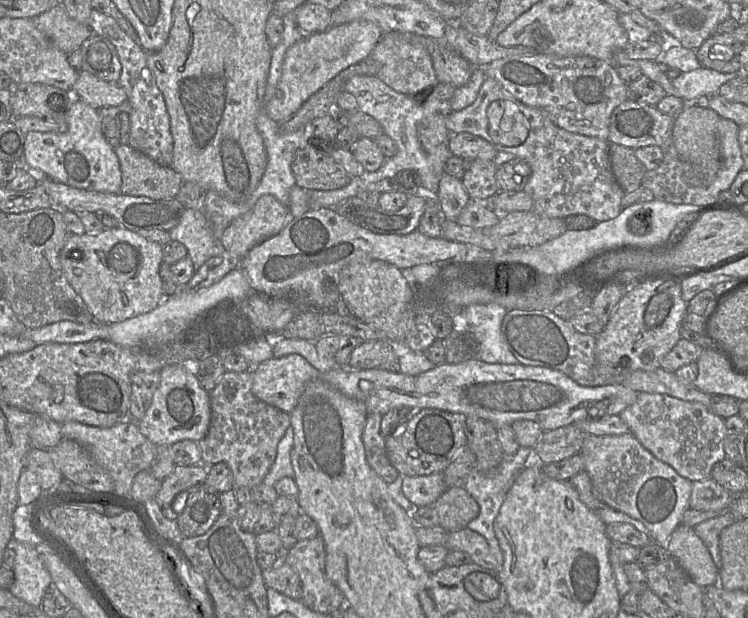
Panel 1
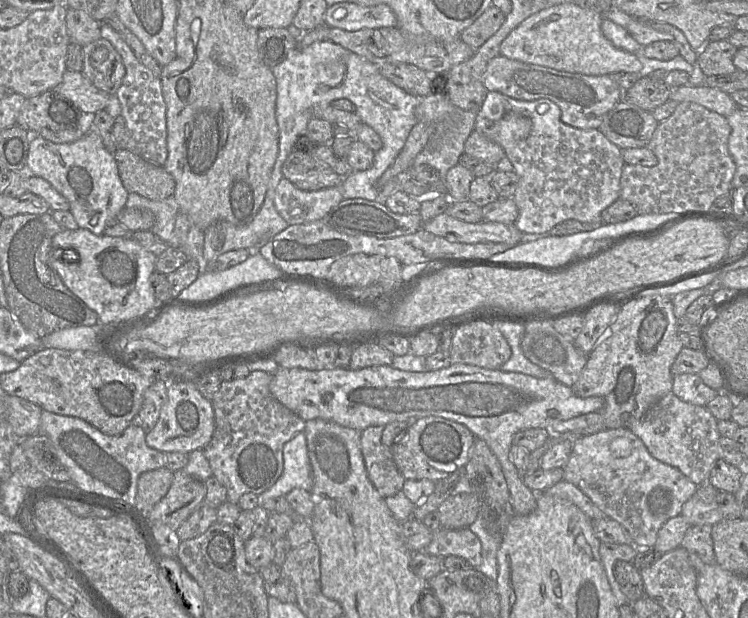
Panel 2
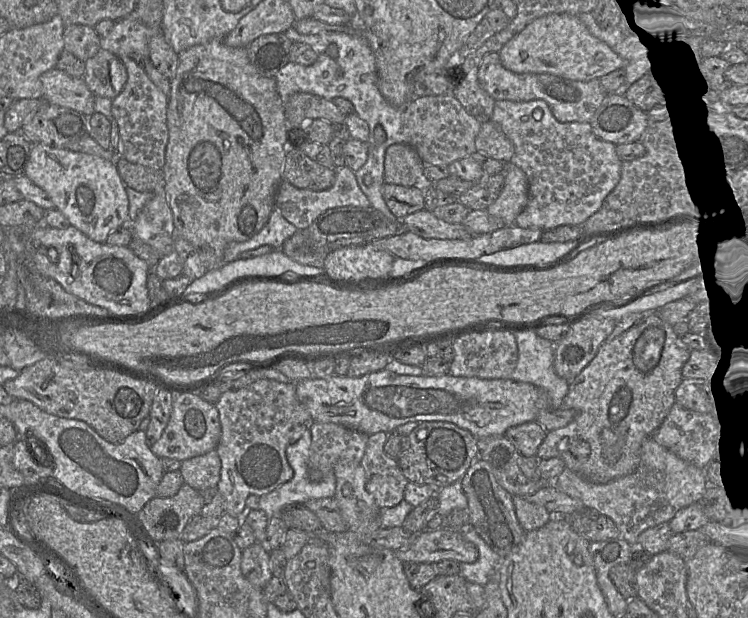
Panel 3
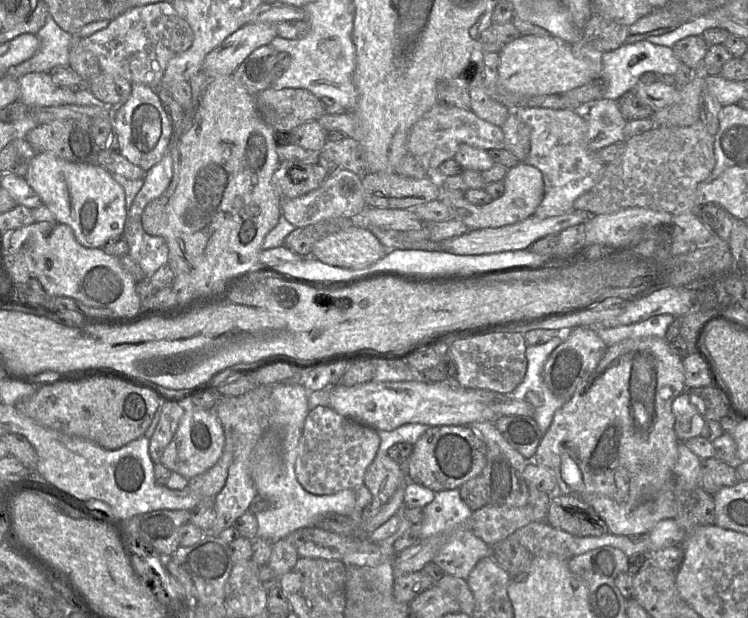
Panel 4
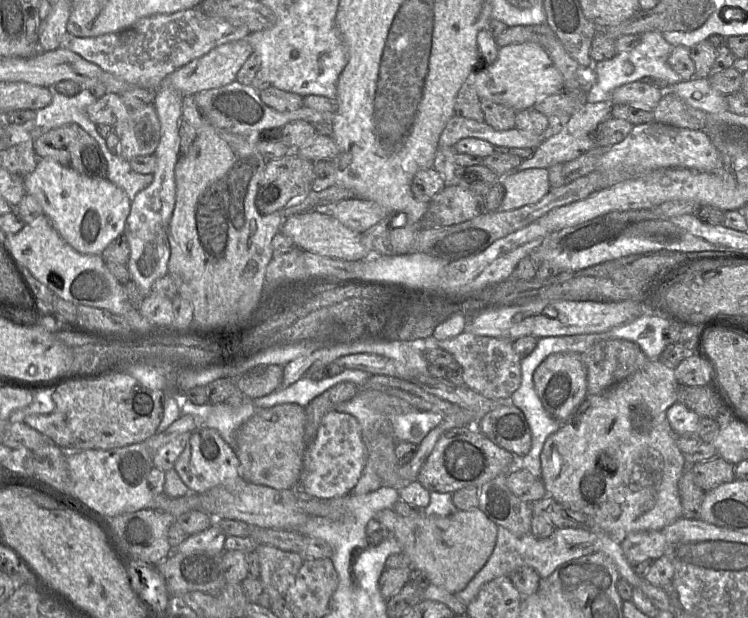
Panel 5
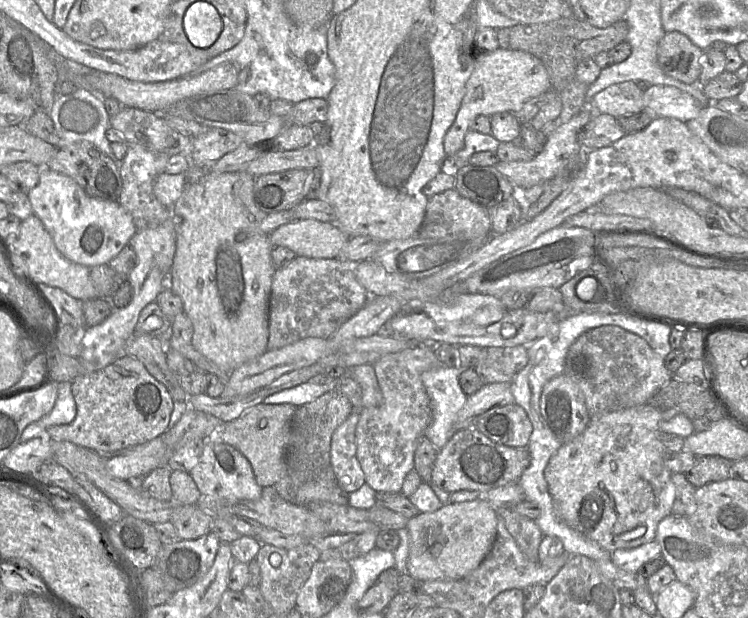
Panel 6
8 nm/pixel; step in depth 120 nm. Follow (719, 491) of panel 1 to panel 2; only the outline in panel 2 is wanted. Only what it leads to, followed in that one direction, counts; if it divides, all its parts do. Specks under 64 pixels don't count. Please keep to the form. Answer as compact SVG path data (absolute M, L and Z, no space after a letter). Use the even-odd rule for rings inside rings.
M710 483L697 485L695 493L682 506L680 515L691 525L714 525L723 520L717 496L718 490Z

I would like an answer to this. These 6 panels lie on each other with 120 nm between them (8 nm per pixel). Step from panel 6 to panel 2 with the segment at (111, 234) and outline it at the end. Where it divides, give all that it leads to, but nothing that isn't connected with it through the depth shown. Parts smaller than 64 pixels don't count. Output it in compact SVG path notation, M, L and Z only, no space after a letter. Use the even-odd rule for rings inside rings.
M90 129L82 138L71 143L54 143L39 134L30 135L27 158L27 173L47 180L70 204L69 211L79 228L87 229L95 235L103 235L108 220L112 220L125 208L129 192L124 187L114 155L109 152L99 134Z

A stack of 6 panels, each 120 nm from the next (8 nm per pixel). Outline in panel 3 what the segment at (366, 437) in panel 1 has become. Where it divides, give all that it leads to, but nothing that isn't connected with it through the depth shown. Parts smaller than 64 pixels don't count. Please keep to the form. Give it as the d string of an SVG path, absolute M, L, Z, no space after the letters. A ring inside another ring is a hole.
M378 432L368 436L360 463L365 473L365 489L380 509L399 504L409 482L402 474L397 460L384 452L388 434Z

